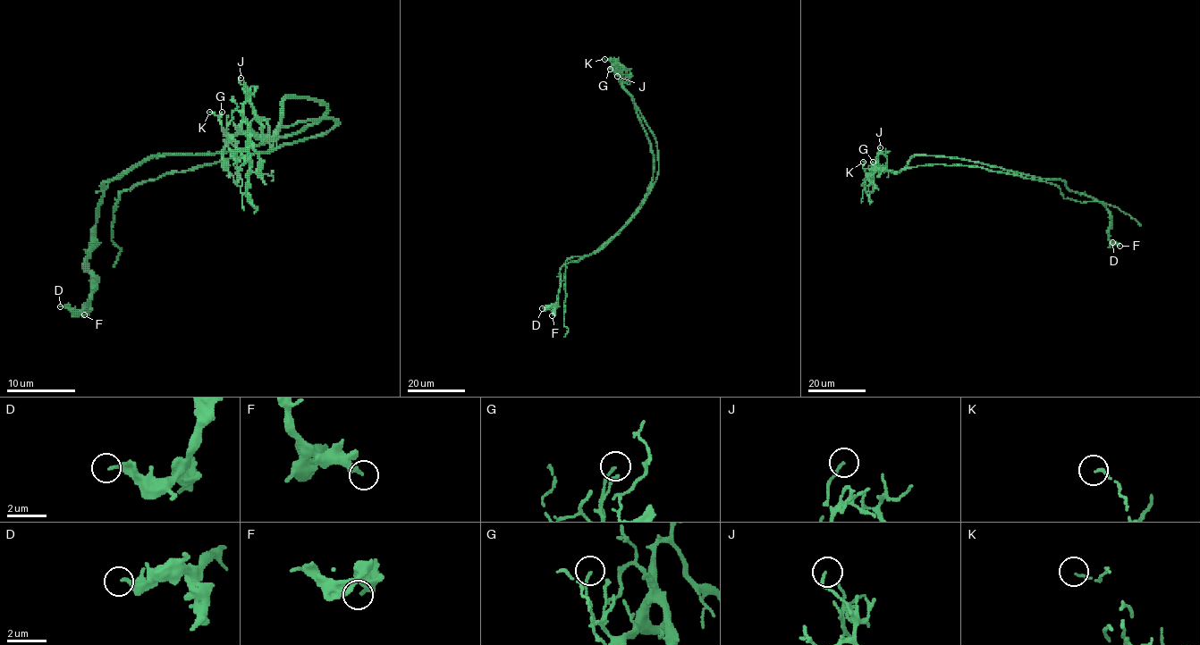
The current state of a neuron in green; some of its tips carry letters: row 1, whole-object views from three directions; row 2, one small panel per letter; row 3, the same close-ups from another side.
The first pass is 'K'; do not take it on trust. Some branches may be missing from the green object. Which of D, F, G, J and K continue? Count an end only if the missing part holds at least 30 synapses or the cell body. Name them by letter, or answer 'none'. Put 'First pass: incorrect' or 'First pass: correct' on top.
First pass: incorrect
none

